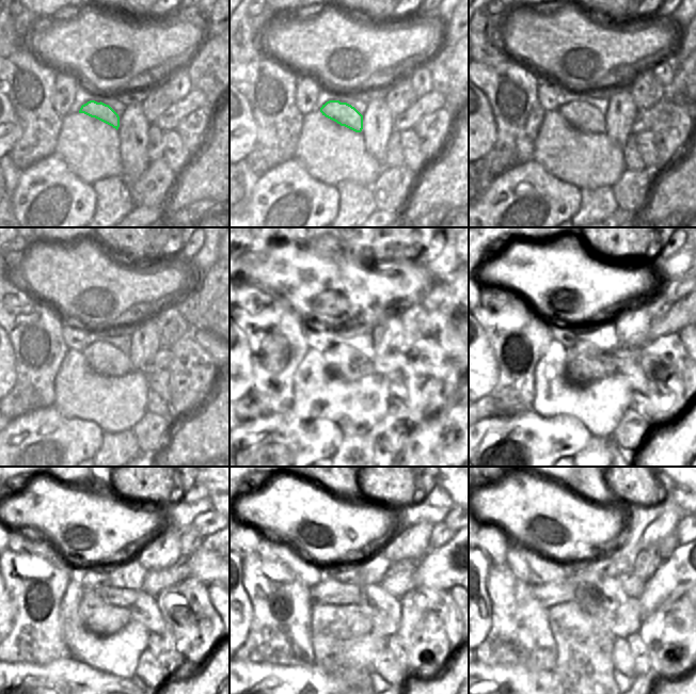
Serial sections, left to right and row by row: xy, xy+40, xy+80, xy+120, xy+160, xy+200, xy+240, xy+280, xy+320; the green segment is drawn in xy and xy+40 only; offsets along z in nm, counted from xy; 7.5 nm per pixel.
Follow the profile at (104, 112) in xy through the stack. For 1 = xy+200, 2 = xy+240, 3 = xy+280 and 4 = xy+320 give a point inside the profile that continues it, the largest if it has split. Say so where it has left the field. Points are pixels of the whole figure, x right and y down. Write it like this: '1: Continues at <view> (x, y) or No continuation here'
1: Continues at xy+200 (585, 363)
2: Continues at xy+240 (100, 617)
3: Continues at xy+280 (332, 625)
4: Continues at xy+320 (584, 665).

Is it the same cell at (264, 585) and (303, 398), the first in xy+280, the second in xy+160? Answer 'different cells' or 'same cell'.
different cells

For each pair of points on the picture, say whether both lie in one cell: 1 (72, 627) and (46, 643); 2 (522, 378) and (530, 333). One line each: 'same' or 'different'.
1: different
2: same

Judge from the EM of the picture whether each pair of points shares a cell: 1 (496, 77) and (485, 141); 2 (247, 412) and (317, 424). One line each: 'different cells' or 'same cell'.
1: different cells
2: different cells

